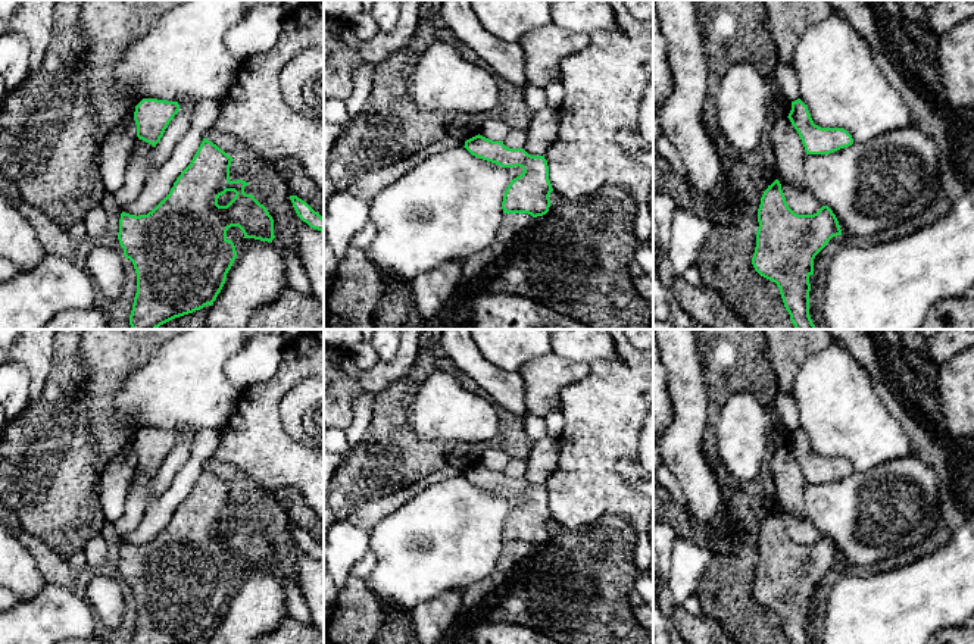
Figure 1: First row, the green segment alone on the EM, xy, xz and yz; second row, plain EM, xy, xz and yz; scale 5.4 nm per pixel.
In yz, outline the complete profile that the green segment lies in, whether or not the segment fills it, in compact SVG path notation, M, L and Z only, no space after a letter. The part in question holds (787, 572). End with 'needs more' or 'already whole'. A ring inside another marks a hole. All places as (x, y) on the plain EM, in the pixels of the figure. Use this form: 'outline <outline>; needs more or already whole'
outline M775 509L758 538L755 600L777 613L789 644L809 644L809 606L814 588L837 565L839 550L828 535L814 544L795 543Z; already whole

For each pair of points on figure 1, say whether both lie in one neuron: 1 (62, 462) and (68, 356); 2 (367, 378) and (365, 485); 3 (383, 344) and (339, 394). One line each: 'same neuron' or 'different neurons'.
1: same neuron
2: different neurons
3: different neurons

